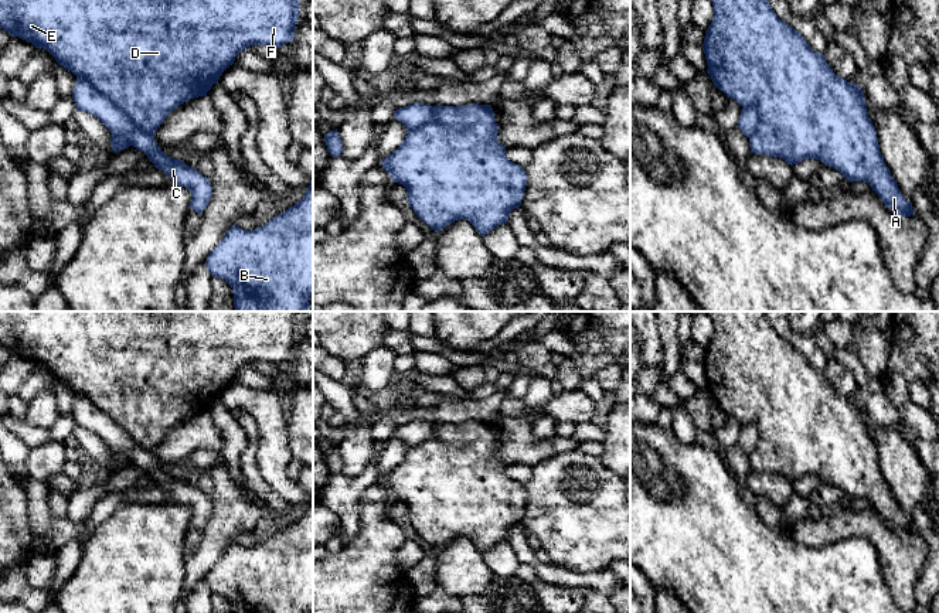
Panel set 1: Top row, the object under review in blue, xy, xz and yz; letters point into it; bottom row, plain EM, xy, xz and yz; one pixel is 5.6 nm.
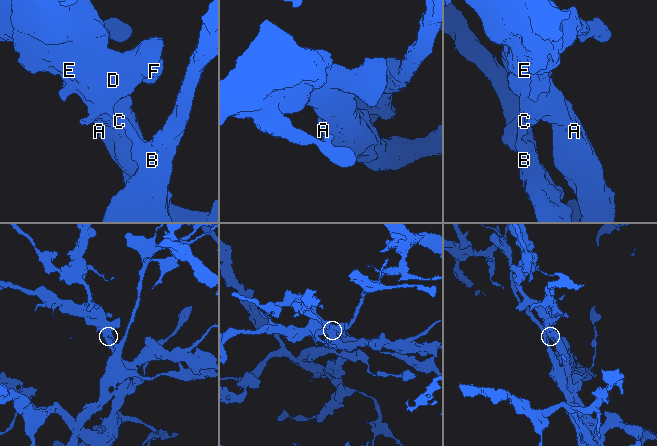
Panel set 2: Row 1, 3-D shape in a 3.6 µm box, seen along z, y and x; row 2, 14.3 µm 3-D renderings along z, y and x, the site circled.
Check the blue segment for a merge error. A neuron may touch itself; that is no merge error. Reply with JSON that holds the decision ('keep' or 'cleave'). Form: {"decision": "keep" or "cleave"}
{"decision": "cleave"}

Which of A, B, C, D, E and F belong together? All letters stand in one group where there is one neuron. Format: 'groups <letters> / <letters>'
groups A D E F / B C

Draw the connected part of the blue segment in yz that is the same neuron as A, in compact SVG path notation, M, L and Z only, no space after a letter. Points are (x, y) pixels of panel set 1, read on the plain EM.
M707 311L714 323L702 368L707 391L727 415L758 426L761 439L749 453L751 470L780 474L793 483L817 476L853 498L865 498L899 535L915 532L882 471L860 402L837 394L793 344L772 327L766 311Z

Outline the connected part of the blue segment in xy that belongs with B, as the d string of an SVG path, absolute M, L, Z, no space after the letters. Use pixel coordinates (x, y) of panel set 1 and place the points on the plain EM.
M313 491L303 515L265 542L251 548L232 542L210 569L205 582L212 595L232 605L234 613L313 613Z

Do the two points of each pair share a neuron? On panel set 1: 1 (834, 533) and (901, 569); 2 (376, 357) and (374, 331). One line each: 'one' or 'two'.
1: one
2: two

